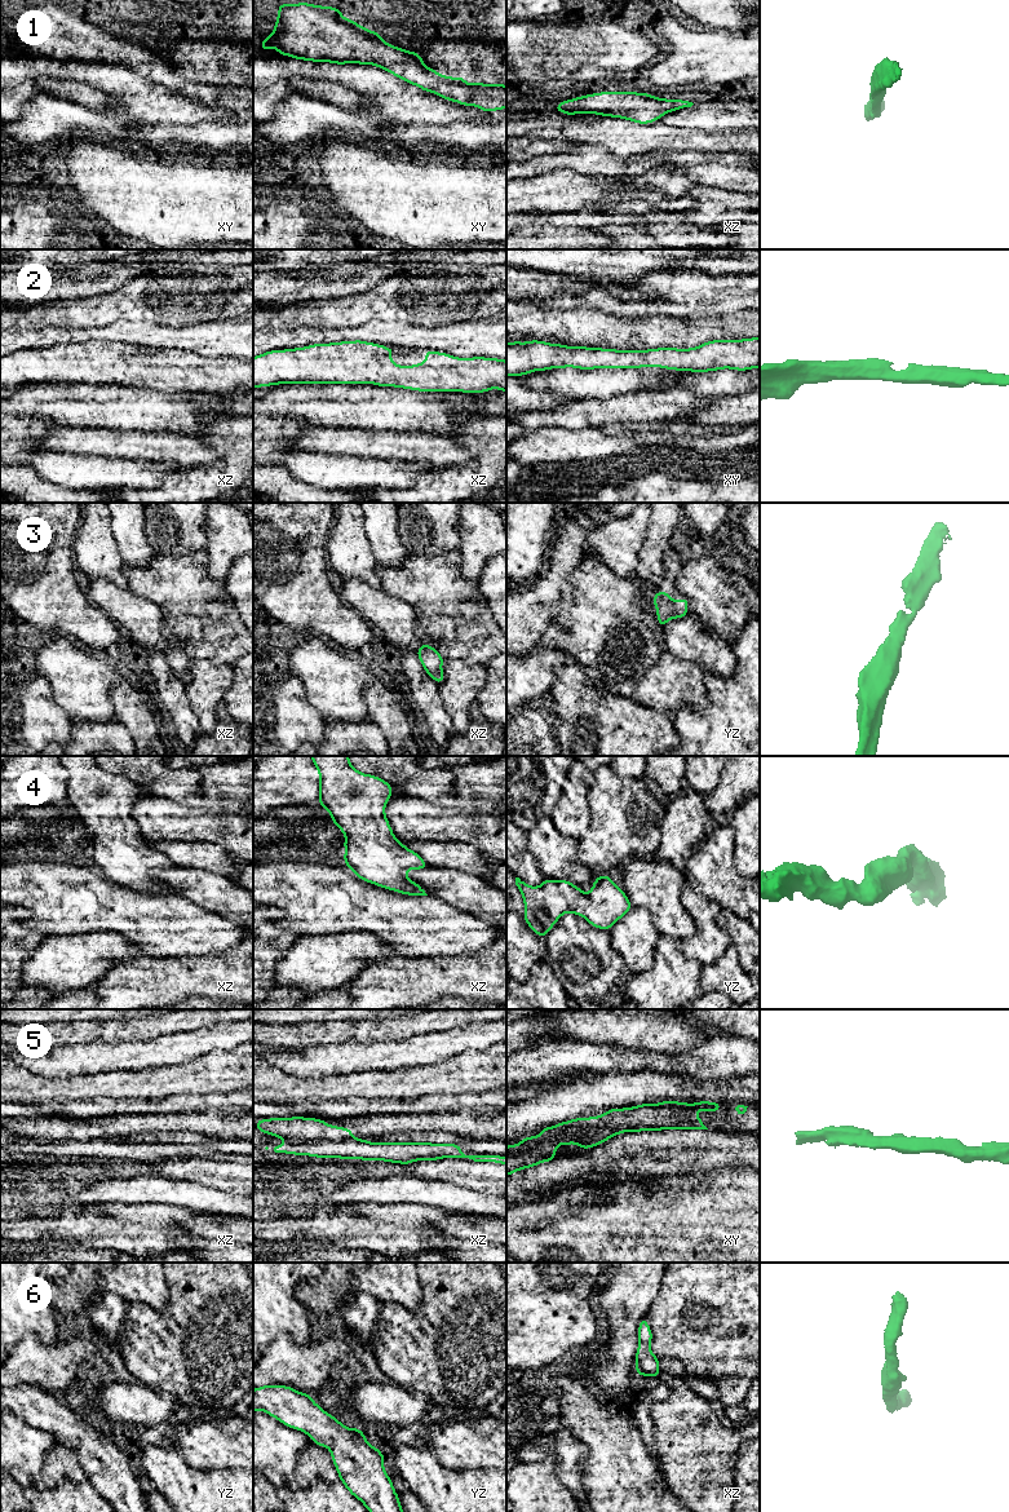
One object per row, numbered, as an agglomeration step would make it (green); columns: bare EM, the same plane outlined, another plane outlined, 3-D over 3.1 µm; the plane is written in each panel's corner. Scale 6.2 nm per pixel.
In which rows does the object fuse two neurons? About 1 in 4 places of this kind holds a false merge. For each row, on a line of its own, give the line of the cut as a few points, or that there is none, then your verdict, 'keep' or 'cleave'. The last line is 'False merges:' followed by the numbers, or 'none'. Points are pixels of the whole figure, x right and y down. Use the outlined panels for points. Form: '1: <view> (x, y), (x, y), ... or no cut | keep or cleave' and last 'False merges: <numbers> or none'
1: no cut | keep
2: no cut | keep
3: no cut | keep
4: no cut | keep
5: xz (353, 1137), (343, 1140), (287, 1141) | cleave
6: no cut | keep
False merges: 5

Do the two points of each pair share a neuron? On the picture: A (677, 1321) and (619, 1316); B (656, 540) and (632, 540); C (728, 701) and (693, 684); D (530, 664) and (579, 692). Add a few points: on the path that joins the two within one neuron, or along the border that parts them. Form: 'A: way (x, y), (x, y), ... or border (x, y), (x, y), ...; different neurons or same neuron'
A: border (660, 1290), (644, 1316); different neurons
B: border (650, 516), (638, 565), (634, 570); different neurons
C: border (706, 673), (707, 703), (698, 710), (681, 708); different neurons
D: border (567, 658), (556, 670), (556, 679), (549, 692); different neurons

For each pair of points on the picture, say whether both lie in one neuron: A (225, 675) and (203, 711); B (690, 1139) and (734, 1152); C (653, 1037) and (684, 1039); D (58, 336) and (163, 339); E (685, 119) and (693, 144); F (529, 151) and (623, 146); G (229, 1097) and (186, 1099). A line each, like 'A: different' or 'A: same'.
A: same
B: same
C: same
D: same
E: different
F: different
G: same

